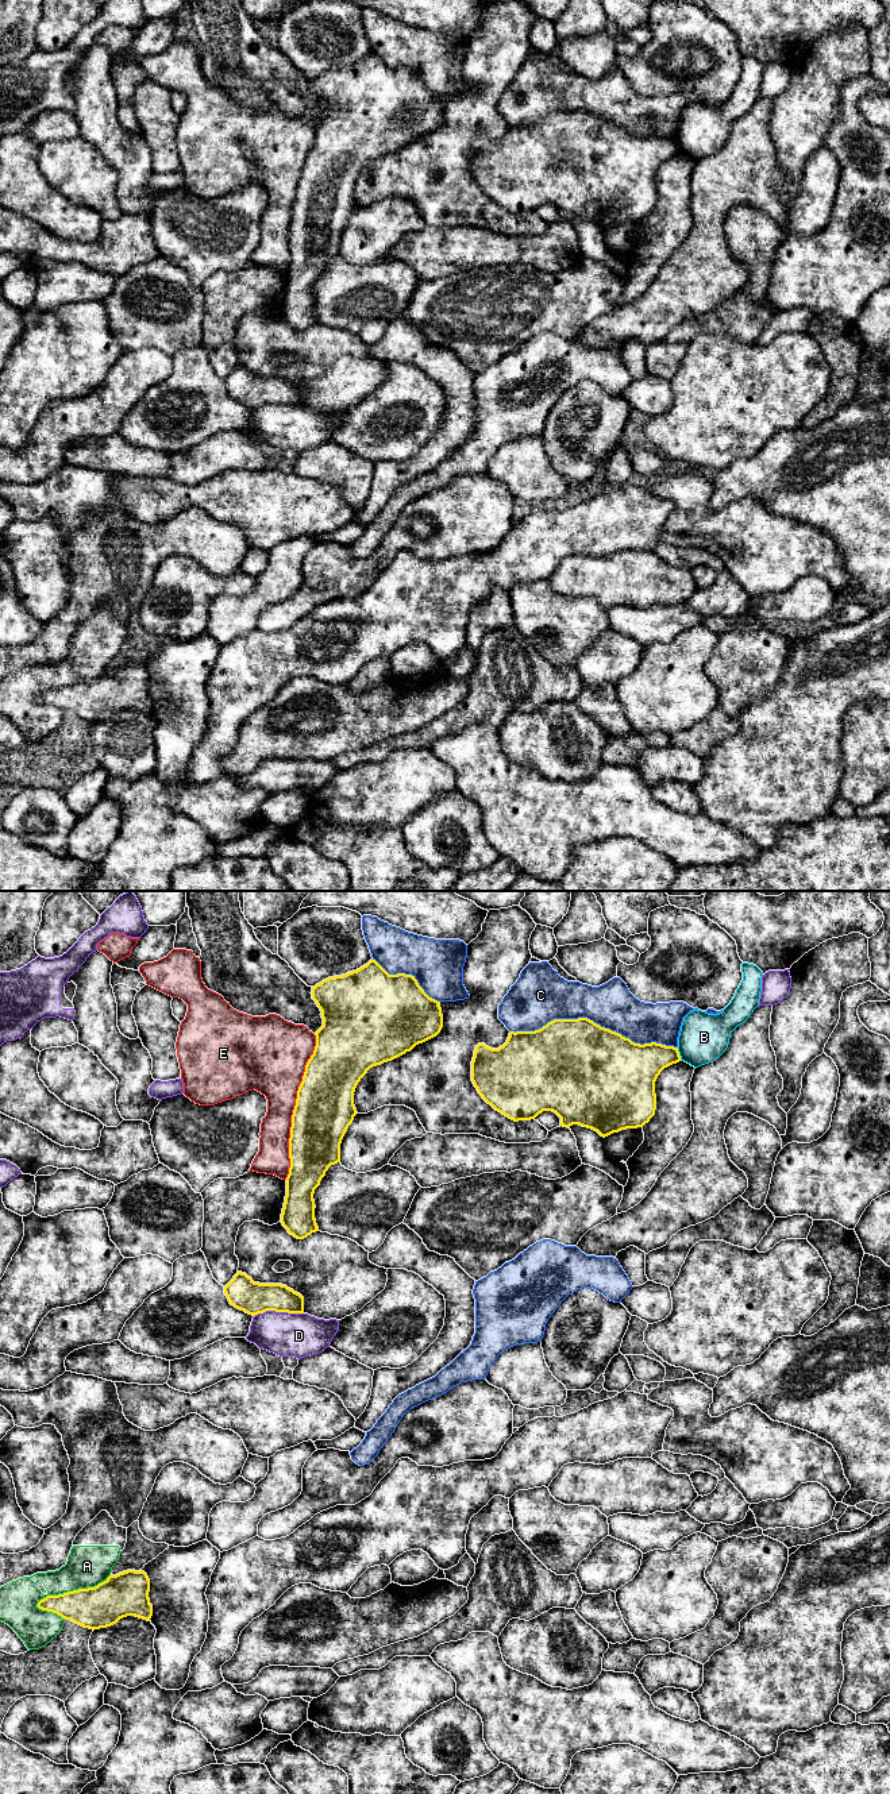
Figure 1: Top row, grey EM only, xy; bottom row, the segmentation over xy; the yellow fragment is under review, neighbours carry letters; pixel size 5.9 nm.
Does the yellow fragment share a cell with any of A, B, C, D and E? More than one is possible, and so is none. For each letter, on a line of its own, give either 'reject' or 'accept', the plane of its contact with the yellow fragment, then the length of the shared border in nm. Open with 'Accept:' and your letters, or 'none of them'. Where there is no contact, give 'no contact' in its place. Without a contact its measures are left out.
Accept: none of them
A: reject | xy | 500 nm
B: reject | xy | 90 nm
C: reject | xy | 1000 nm
D: reject | xy | 300 nm
E: reject | xy | 900 nm

